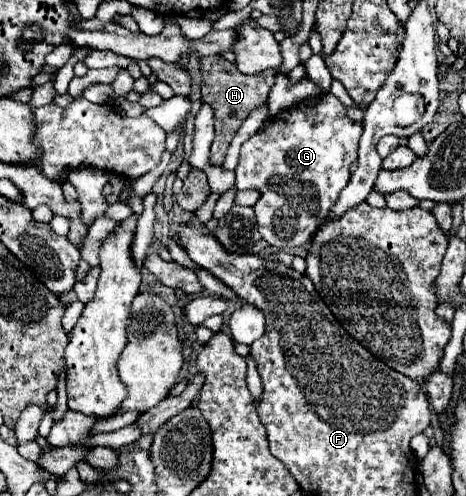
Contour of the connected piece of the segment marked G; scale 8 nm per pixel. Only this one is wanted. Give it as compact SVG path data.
M329 93L325 97L311 97L279 113L273 119L273 125L269 125L269 129L255 133L251 139L243 143L241 159L235 169L237 189L257 189L261 193L253 209L257 215L259 233L269 245L279 249L293 249L305 245L313 237L317 225L325 221L339 193L349 183L349 165L357 159L361 131L363 125L349 121L347 107Z

